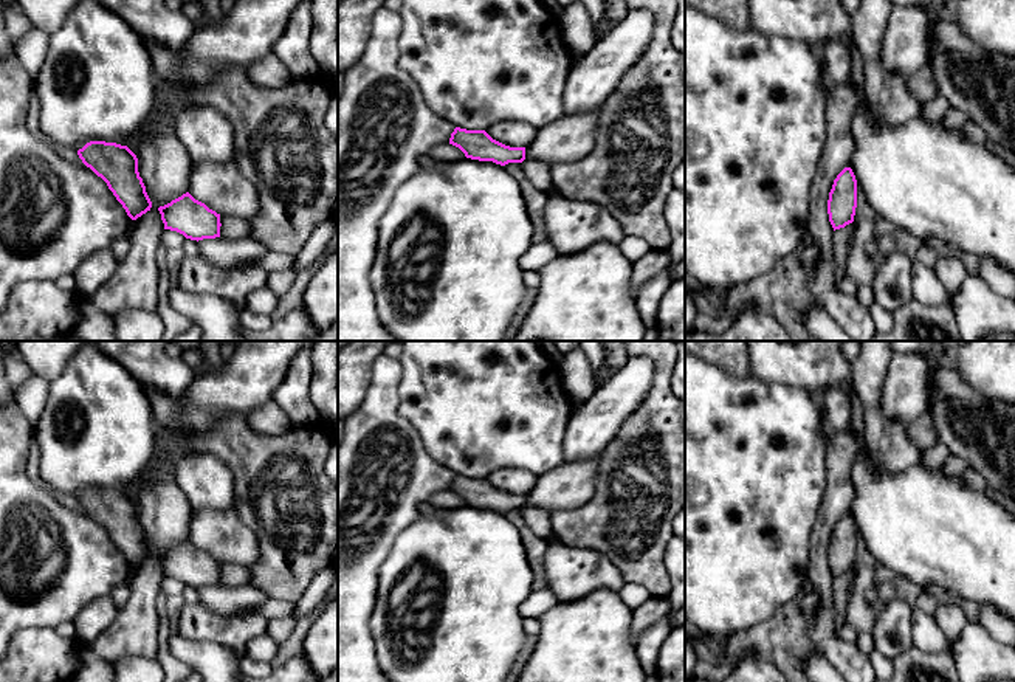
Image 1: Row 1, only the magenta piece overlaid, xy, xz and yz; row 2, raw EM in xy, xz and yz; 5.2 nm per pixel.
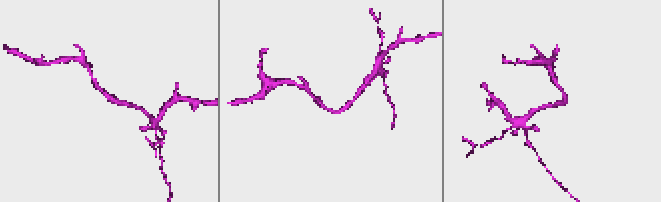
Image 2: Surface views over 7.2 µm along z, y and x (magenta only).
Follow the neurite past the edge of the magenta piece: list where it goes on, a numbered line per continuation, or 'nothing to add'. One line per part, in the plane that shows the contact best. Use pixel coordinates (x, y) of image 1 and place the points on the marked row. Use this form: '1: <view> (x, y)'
nothing to add

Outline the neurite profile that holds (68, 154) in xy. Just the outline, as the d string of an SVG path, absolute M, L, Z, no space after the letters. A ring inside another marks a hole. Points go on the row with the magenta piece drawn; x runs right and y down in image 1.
M43 136L43 138L57 150L57 153L59 153L60 157L64 157L65 160L68 160L68 161L73 163L73 164L81 164L81 166L84 166L84 163L82 163L82 160L79 158L77 152L74 152L74 150L70 149L70 147L65 147L65 146L62 146L62 144L59 144L59 143L46 138L46 136Z

